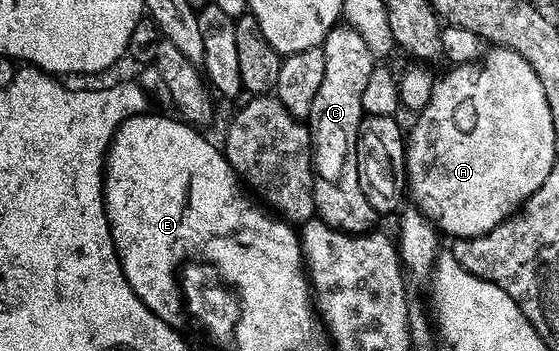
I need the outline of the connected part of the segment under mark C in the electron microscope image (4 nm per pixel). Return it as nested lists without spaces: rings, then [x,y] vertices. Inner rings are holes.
[[[338,24],[330,30],[325,41],[320,45],[325,57],[323,81],[315,100],[311,100],[311,112],[307,119],[309,142],[313,146],[313,195],[315,196],[315,214],[328,226],[343,230],[346,234],[363,234],[374,229],[373,221],[379,218],[377,211],[371,208],[363,188],[359,184],[359,164],[357,163],[357,130],[365,114],[363,92],[367,89],[367,80],[375,65],[375,56],[363,44],[363,38],[347,24]]]

